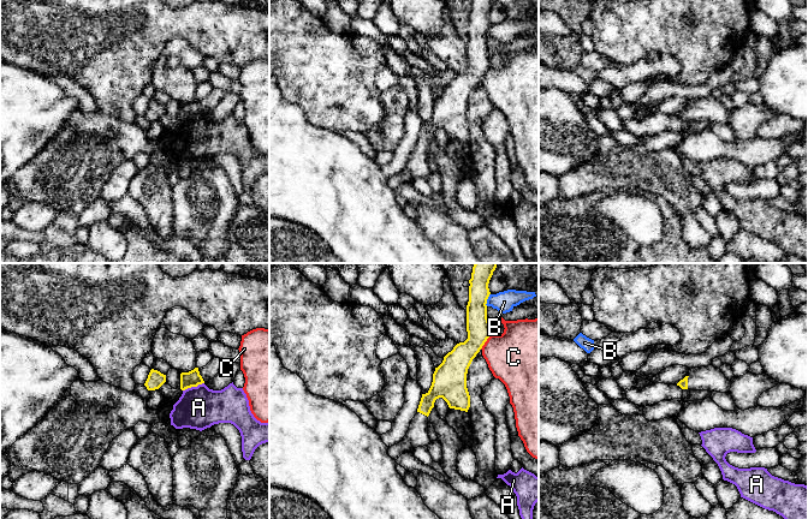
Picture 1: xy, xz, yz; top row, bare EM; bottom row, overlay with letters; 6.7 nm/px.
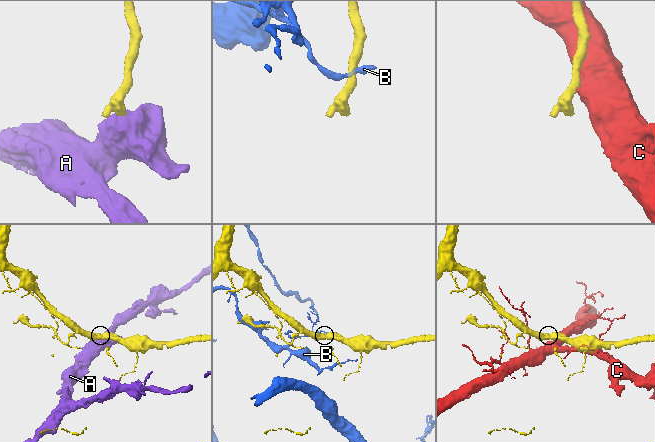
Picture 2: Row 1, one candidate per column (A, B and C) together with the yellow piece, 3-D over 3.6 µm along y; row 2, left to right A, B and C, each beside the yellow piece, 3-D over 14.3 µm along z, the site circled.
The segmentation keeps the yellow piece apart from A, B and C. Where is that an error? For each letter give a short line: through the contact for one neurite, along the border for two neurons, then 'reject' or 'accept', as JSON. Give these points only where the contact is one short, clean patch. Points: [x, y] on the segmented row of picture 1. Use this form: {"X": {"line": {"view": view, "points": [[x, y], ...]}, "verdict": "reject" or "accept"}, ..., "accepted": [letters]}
{"A": {"line": {"view": "xy", "points": [[203, 382], [183, 391]]}, "verdict": "reject"}, "B": {"line": {"view": "xz", "points": [[489, 293], [486, 305]]}, "verdict": "reject"}, "C": {"verdict": "reject"}, "accepted": []}

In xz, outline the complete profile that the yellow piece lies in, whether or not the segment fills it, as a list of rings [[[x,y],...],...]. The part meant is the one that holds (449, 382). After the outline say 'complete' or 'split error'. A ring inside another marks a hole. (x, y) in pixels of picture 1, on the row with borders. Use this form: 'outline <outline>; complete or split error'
outline [[[497,263],[474,264],[467,305],[468,339],[457,344],[435,368],[432,386],[426,394],[422,394],[417,413],[406,435],[399,443],[387,449],[392,459],[397,460],[402,454],[429,445],[428,416],[436,399],[442,398],[450,408],[468,412],[470,395],[467,388],[467,374],[473,359],[491,336],[486,304],[491,294],[488,284],[495,268]]]; split error

